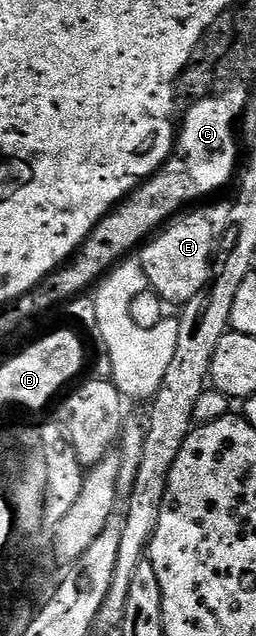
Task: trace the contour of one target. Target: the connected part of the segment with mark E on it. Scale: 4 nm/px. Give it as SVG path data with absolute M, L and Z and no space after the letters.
M182 214L176 221L170 222L164 230L154 234L139 251L139 262L143 273L147 273L149 290L156 293L162 301L169 305L172 303L184 305L191 301L191 297L200 293L208 285L211 278L211 268L215 263L215 235L213 239L212 221L205 215L189 214Z

